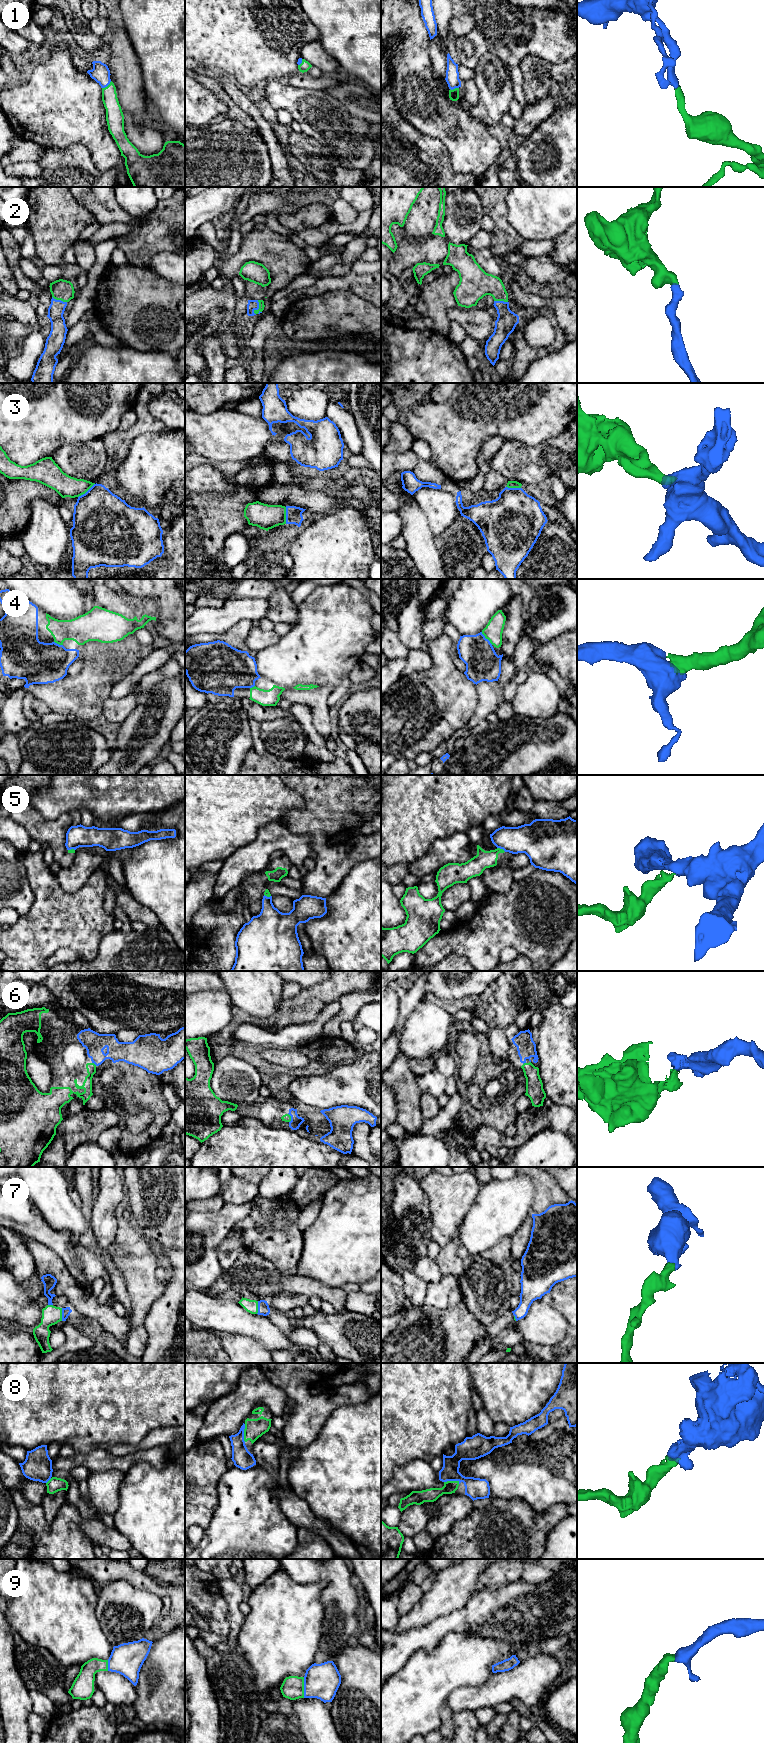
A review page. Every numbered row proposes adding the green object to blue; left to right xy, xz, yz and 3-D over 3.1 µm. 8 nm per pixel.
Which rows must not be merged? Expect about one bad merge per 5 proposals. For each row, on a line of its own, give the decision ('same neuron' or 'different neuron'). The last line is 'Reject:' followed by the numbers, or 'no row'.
1: same neuron
2: same neuron
3: same neuron
4: same neuron
5: different neuron
6: same neuron
7: same neuron
8: same neuron
9: same neuron
Reject: 5

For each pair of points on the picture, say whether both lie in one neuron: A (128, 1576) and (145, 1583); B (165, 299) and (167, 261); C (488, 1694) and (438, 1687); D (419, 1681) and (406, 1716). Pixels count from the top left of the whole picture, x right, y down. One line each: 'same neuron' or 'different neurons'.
A: same neuron
B: different neurons
C: different neurons
D: same neuron

